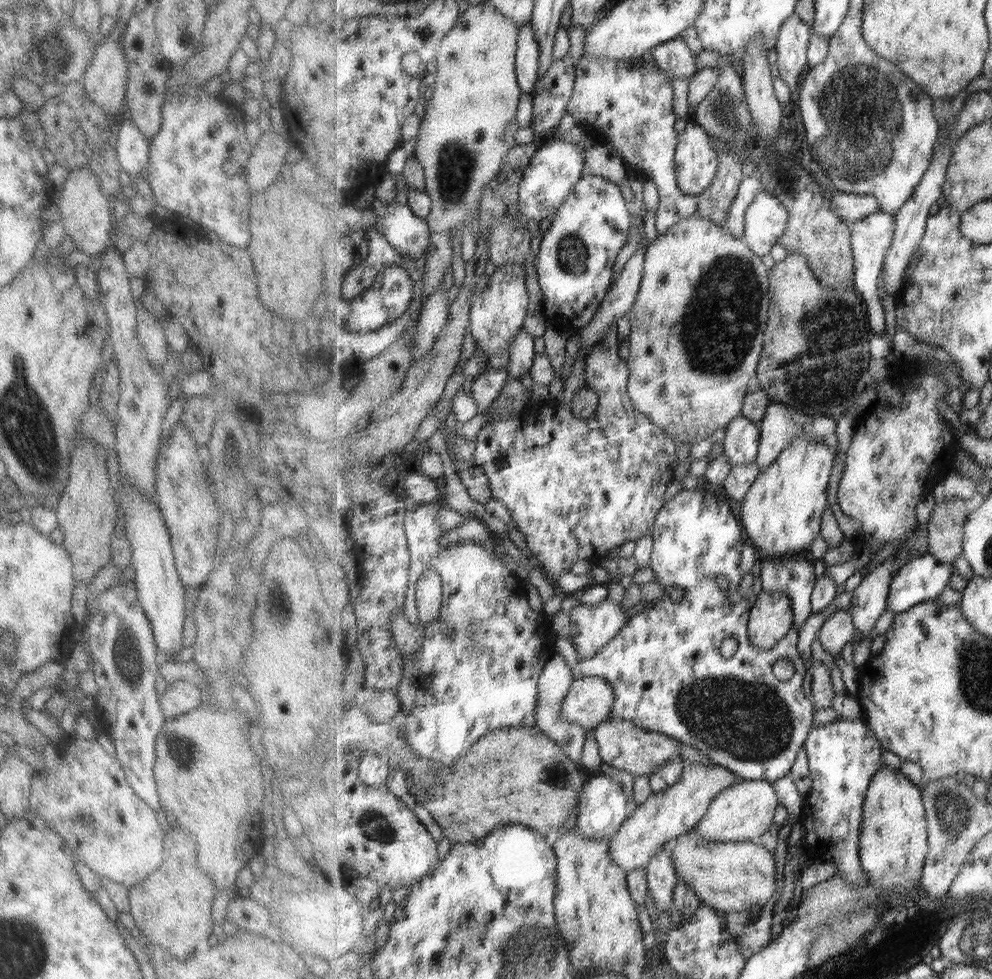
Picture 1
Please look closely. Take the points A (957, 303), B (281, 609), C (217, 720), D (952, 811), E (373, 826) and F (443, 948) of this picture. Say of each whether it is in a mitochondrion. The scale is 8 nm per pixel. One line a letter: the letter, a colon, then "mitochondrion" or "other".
A: mitochondrion
B: mitochondrion
C: other
D: mitochondrion
E: mitochondrion
F: other

